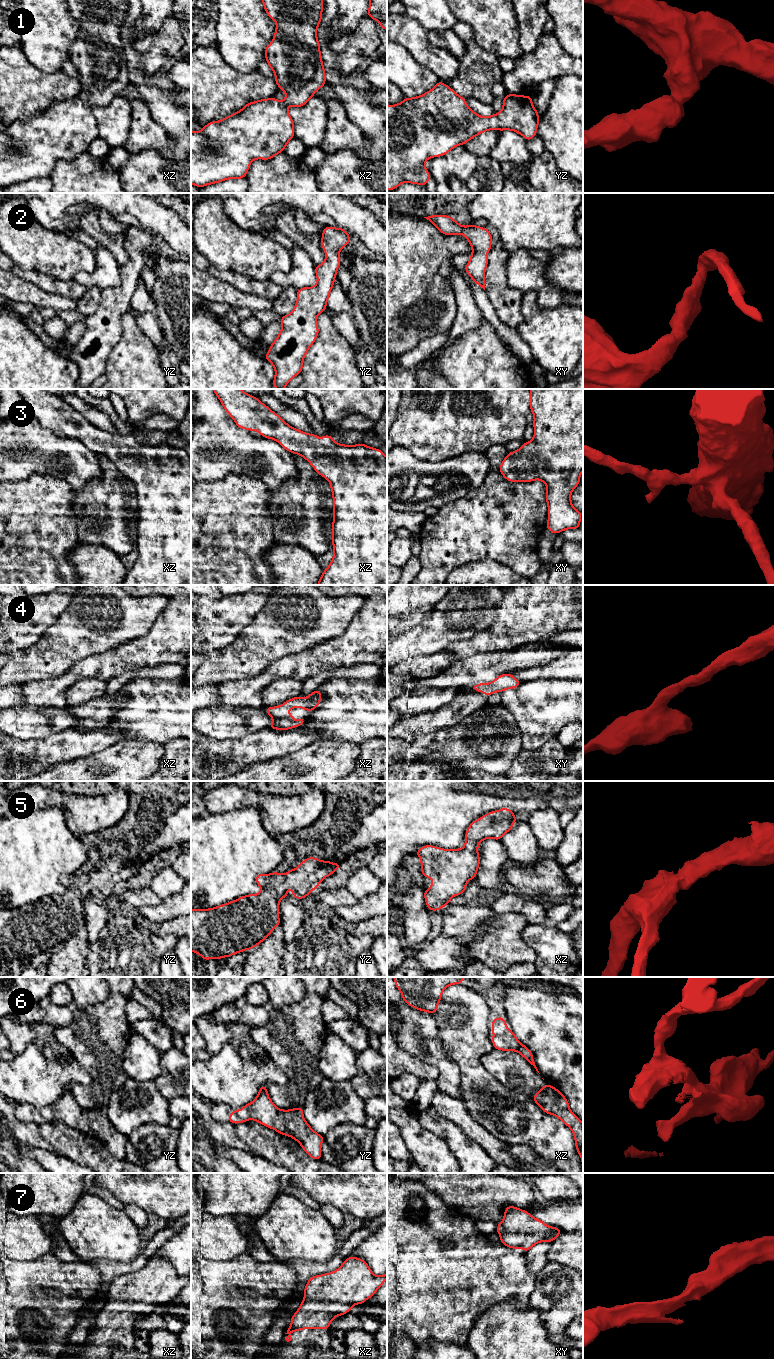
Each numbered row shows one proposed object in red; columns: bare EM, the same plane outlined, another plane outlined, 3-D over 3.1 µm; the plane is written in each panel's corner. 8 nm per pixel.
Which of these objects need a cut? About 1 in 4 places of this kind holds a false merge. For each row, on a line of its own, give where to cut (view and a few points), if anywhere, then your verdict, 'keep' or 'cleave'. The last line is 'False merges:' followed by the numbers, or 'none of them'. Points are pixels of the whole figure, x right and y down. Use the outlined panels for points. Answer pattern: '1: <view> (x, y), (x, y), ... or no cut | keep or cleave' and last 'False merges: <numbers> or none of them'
1: no cut | keep
2: no cut | keep
3: no cut | keep
4: no cut | keep
5: no cut | keep
6: yz (249, 1104), (249, 1116), (251, 1118) | cleave
7: no cut | keep
False merges: 6

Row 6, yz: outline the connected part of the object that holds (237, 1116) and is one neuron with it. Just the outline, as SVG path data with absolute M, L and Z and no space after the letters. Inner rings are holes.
M246 1104L243 1106L241 1110L232 1111L228 1118L229 1122L233 1124L237 1124L237 1123L243 1123L250 1120L251 1118L249 1115L249 1106L250 1104Z

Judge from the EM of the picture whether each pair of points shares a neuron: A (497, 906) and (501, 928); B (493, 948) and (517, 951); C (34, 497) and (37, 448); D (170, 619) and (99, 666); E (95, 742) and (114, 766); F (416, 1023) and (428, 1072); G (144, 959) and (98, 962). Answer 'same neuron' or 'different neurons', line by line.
A: different neurons
B: same neuron
C: different neurons
D: same neuron
E: different neurons
F: different neurons
G: same neuron

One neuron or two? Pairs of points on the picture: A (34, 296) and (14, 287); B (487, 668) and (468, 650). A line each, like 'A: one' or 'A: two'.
A: one
B: two

